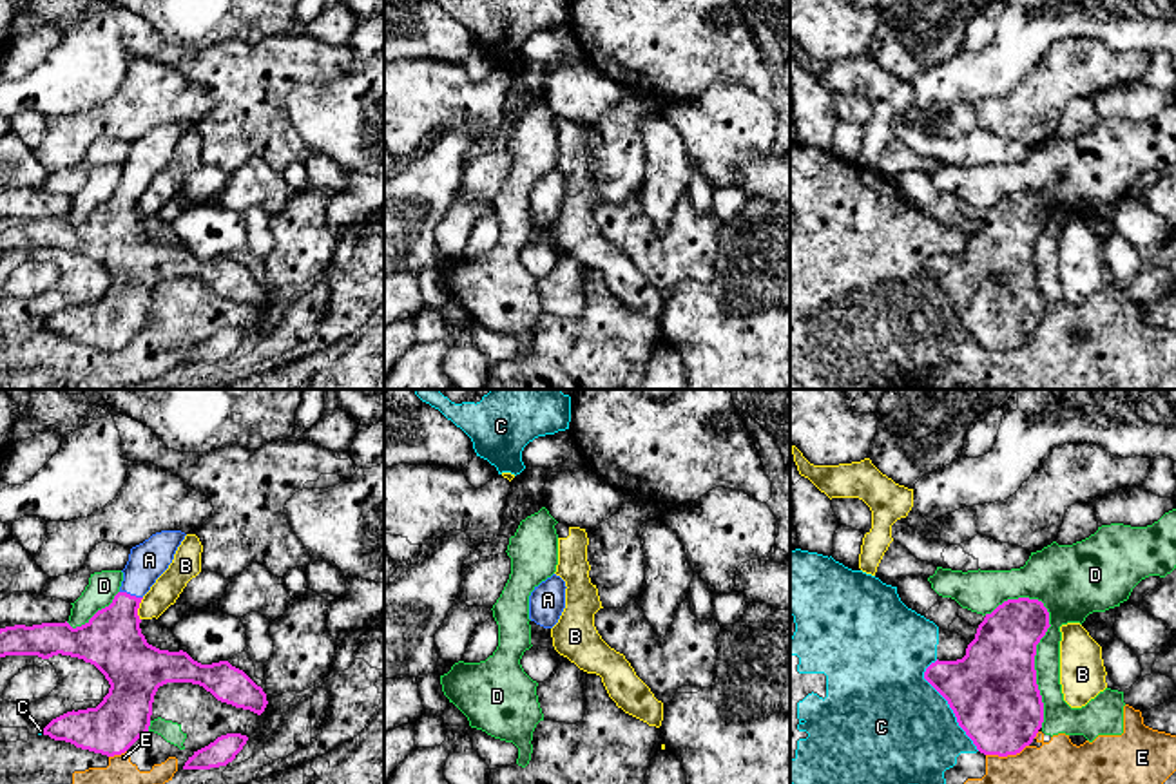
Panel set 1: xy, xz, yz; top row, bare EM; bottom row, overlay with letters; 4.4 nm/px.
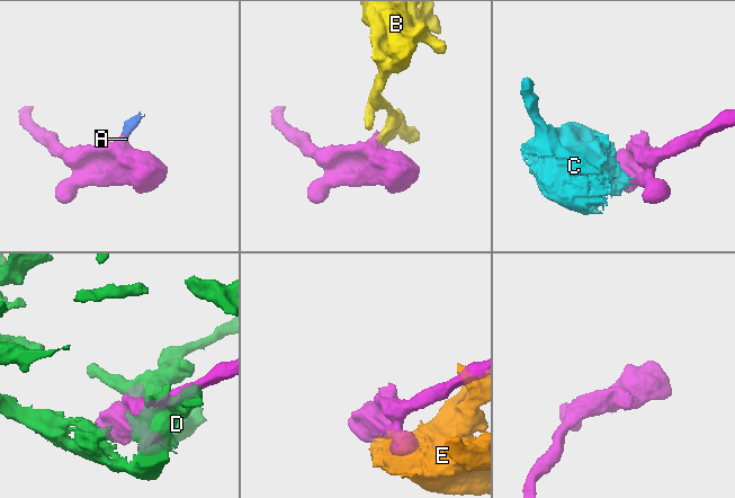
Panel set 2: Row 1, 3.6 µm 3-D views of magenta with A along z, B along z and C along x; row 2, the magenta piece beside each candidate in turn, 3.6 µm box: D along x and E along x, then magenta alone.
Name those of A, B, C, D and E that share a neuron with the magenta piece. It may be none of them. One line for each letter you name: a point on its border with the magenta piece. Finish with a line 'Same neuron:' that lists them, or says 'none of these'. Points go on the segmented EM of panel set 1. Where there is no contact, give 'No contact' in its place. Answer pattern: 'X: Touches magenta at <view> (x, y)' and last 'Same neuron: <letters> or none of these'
A: Touches magenta at xy (131, 596)
Same neuron: A

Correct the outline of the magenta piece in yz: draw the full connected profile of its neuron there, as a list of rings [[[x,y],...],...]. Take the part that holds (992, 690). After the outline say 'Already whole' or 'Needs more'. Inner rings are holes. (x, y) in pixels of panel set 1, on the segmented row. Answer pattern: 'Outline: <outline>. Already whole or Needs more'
Outline: [[[1018,598],[986,614],[966,655],[935,661],[924,679],[948,701],[959,726],[984,755],[1017,755],[1033,742],[1044,722],[1044,703],[1036,684],[1036,645],[1049,628],[1049,612],[1038,599]]]. Already whole

